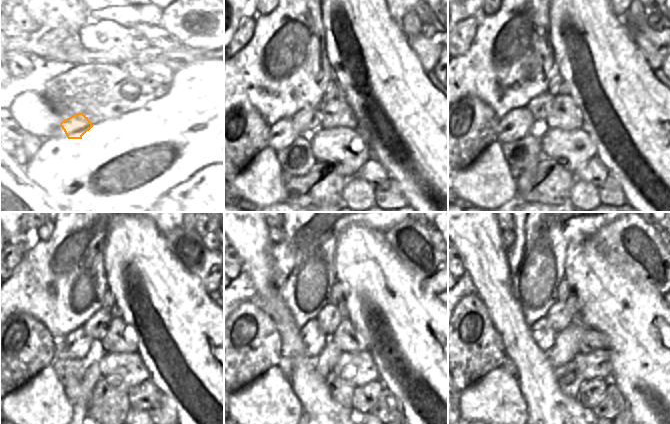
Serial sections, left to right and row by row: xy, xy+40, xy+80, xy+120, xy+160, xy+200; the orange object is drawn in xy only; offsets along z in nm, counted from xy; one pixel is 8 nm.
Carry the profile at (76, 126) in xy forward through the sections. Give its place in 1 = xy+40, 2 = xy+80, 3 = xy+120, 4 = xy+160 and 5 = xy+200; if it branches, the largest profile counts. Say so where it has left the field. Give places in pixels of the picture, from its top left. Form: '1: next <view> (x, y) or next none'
1: next xy+40 (306, 119)
2: next xy+80 (539, 106)
3: next xy+120 (96, 327)
4: next xy+160 (329, 318)
5: next xy+200 (559, 317)

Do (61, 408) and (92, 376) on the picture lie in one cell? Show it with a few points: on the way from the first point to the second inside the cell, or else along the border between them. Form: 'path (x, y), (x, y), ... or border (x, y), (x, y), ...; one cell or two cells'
border (64, 388), (65, 394), (72, 404); two cells

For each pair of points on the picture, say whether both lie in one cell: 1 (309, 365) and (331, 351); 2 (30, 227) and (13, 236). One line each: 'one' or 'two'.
1: two
2: two

